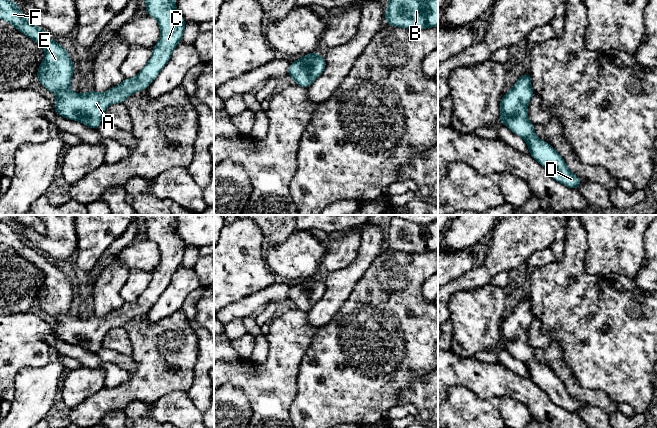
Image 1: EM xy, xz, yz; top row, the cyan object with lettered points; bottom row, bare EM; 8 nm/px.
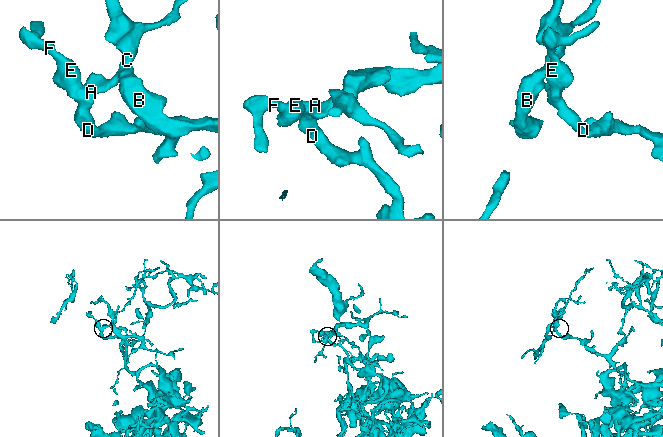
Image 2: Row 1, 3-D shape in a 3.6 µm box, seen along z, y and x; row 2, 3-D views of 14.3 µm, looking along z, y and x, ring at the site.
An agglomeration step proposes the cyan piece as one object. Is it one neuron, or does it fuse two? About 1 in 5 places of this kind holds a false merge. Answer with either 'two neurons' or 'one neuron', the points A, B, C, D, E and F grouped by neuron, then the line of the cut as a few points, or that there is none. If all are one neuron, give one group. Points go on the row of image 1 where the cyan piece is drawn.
one neuron; groups A B C D E F; cut none

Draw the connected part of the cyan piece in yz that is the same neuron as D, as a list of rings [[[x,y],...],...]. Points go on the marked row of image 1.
[[[527,73],[518,78],[517,83],[502,96],[500,123],[527,142],[529,154],[547,169],[554,180],[577,190],[581,179],[568,169],[561,155],[550,144],[535,135],[535,125],[527,119],[528,103],[534,94],[531,74]]]

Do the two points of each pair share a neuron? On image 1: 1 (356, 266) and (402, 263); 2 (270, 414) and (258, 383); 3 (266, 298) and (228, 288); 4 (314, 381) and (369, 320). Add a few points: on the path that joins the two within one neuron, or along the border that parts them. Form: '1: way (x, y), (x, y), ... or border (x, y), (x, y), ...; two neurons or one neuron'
1: border (382, 251), (356, 283); two neurons
2: way (270, 406), (270, 395), (266, 391); one neuron
3: border (273, 283), (230, 303); two neurons
4: way (330, 368), (337, 361), (346, 358), (366, 338); one neuron

